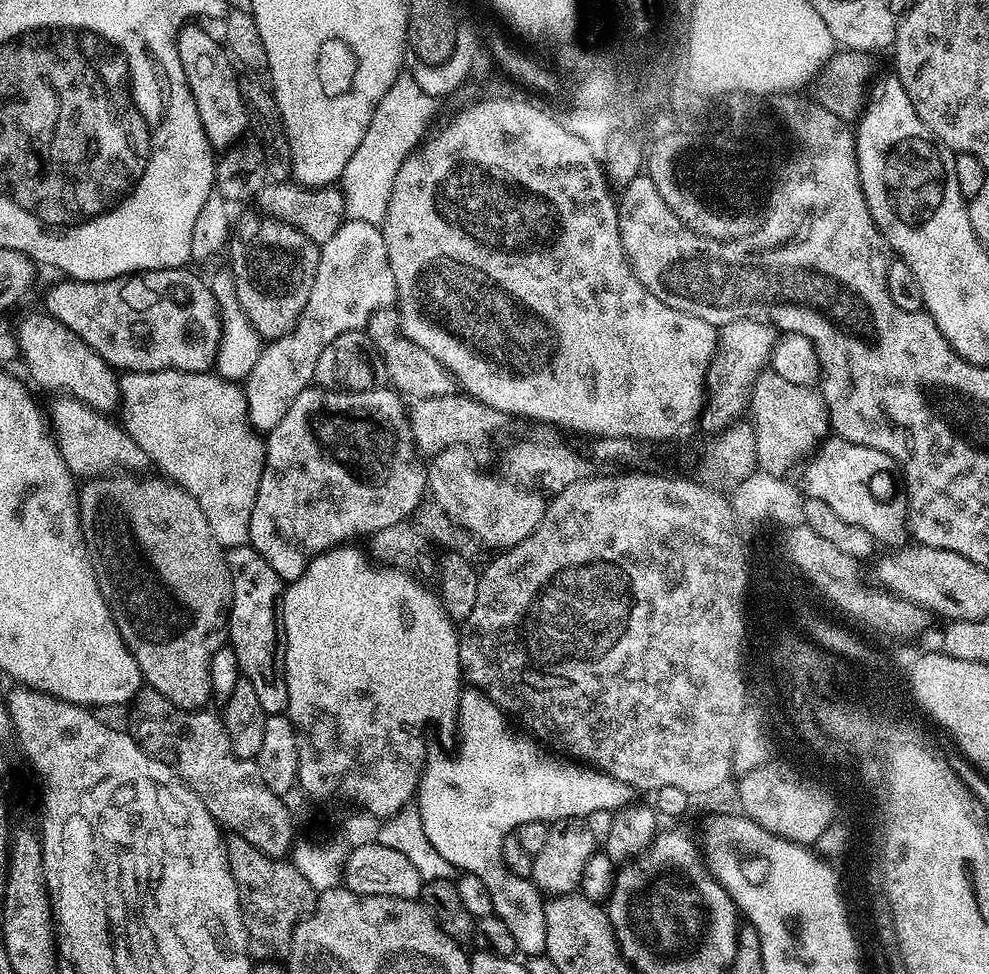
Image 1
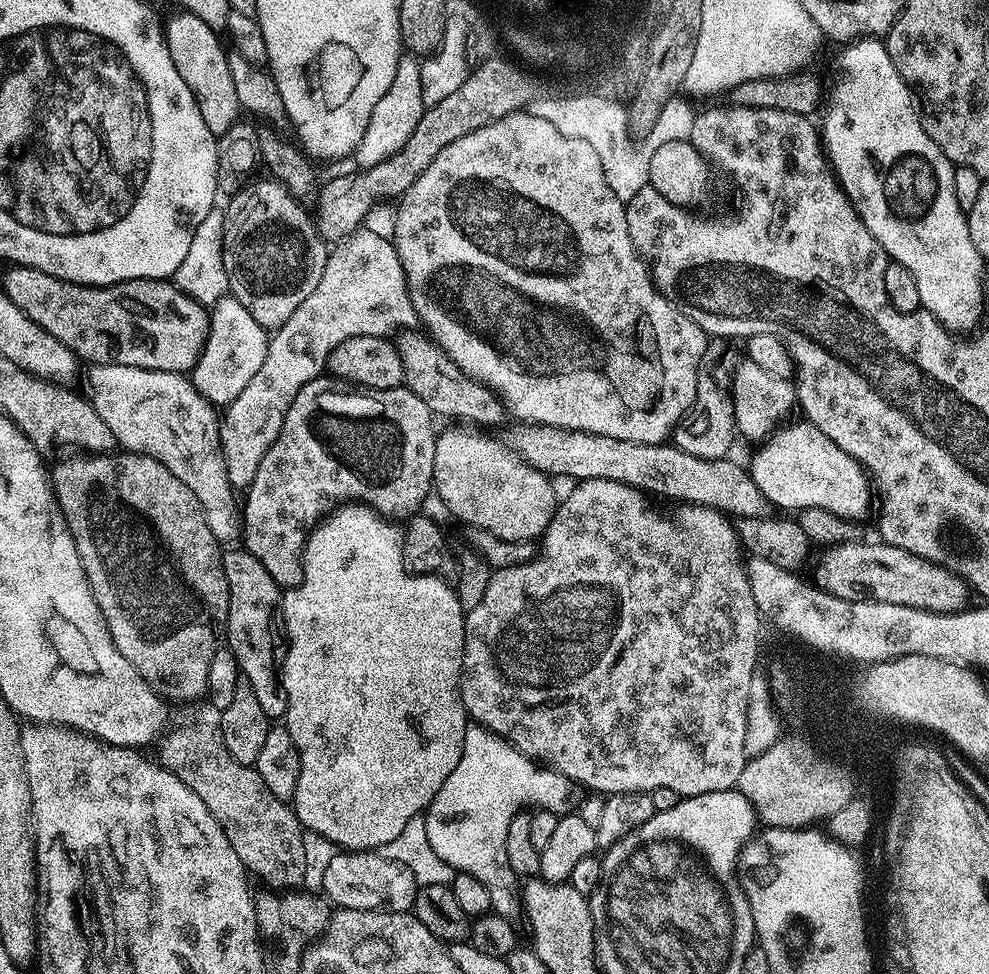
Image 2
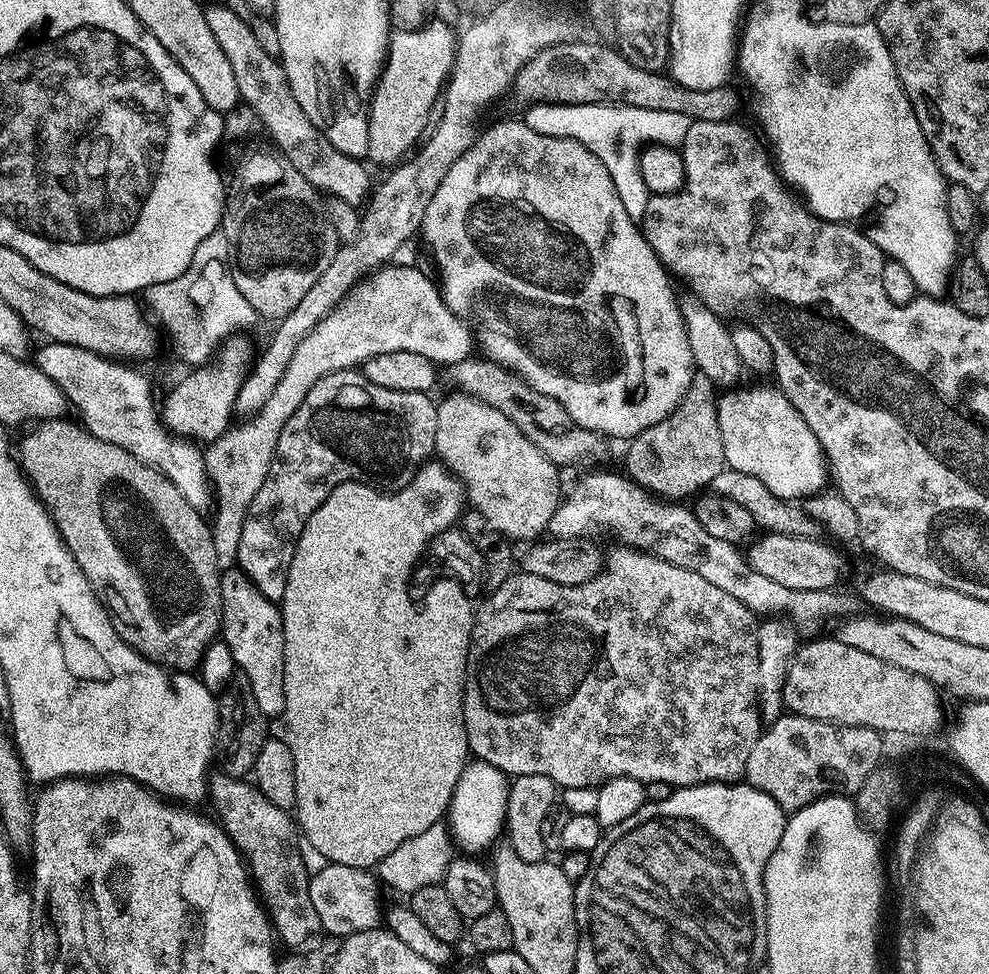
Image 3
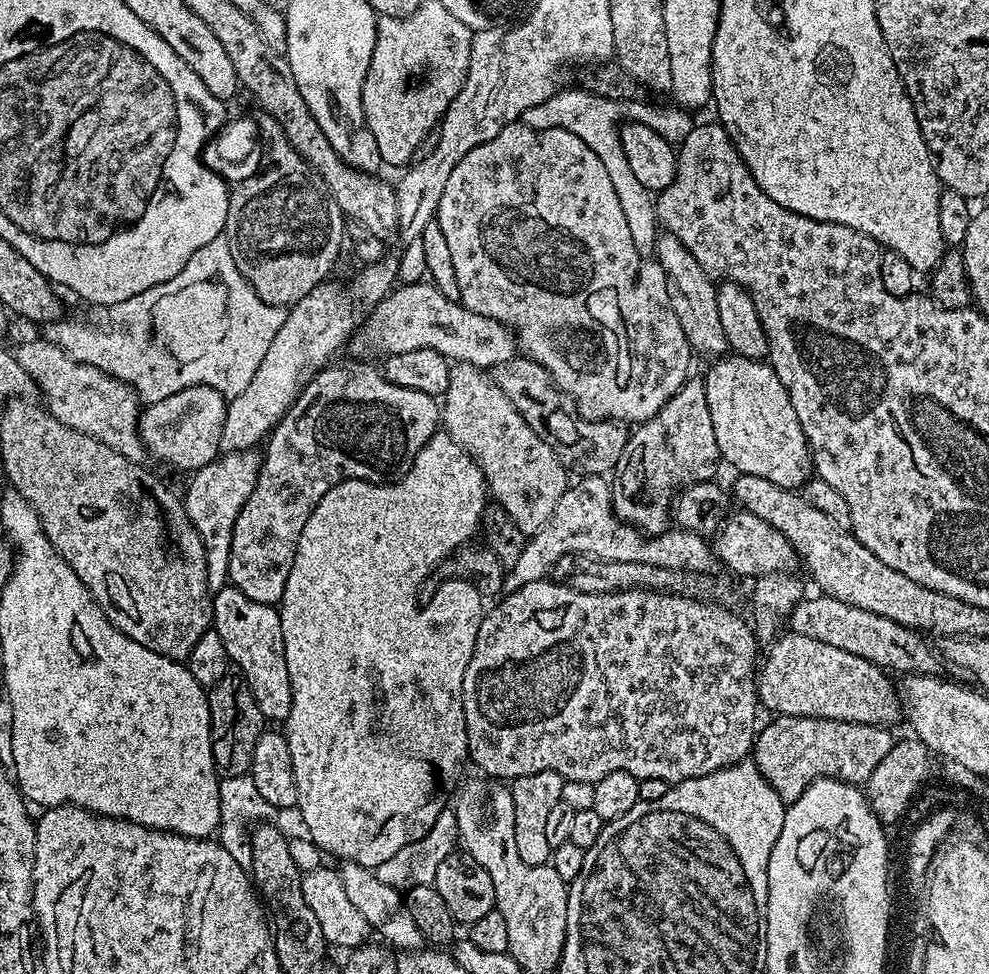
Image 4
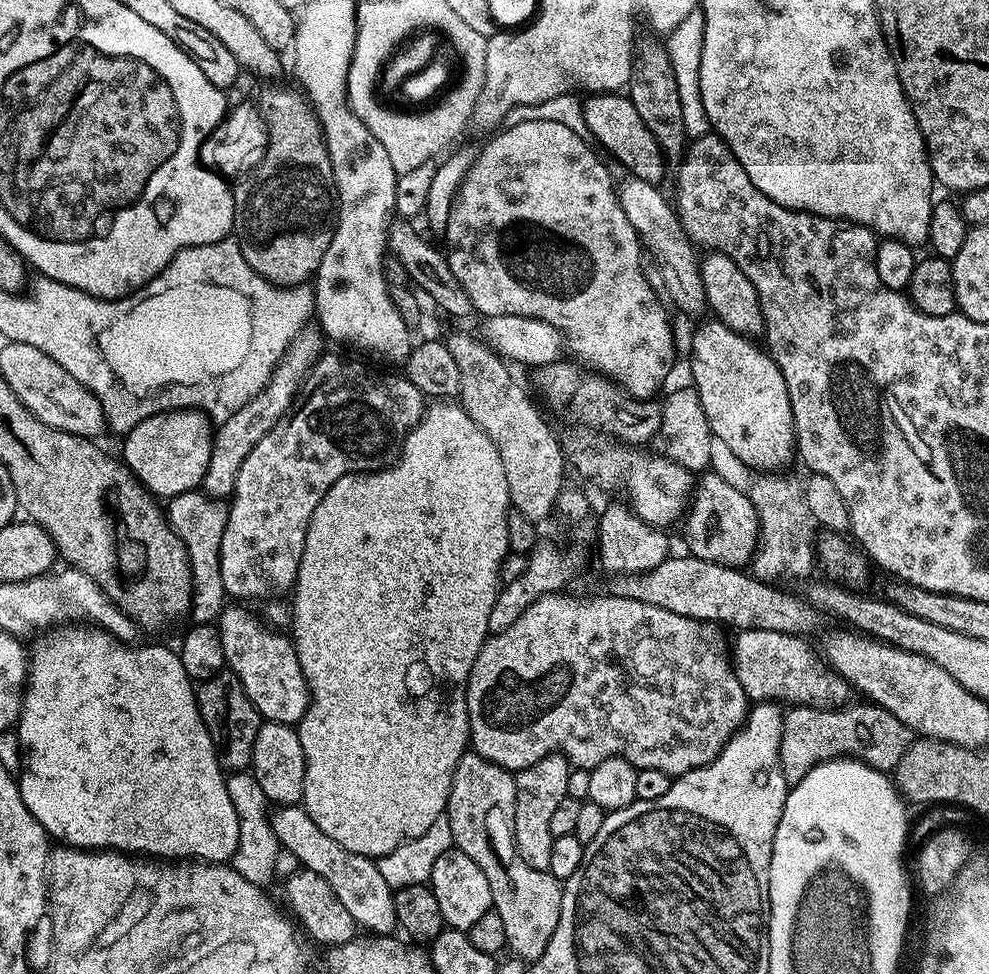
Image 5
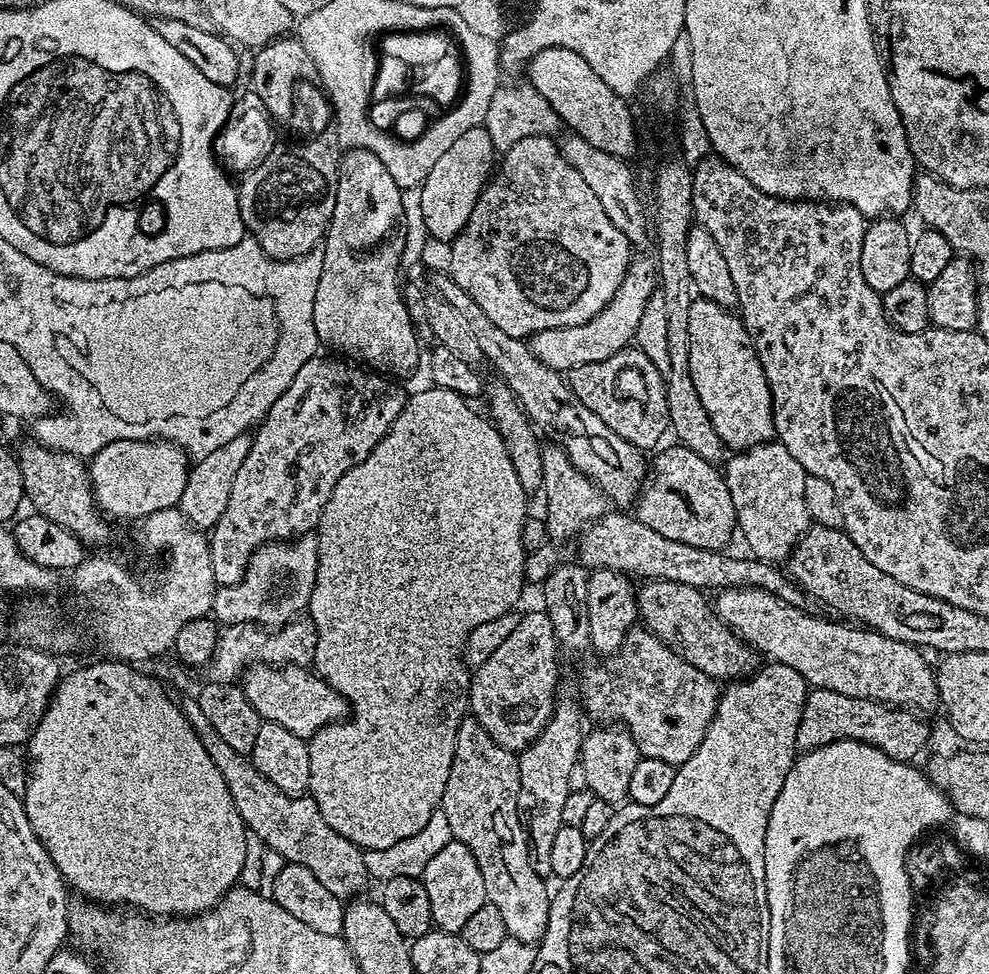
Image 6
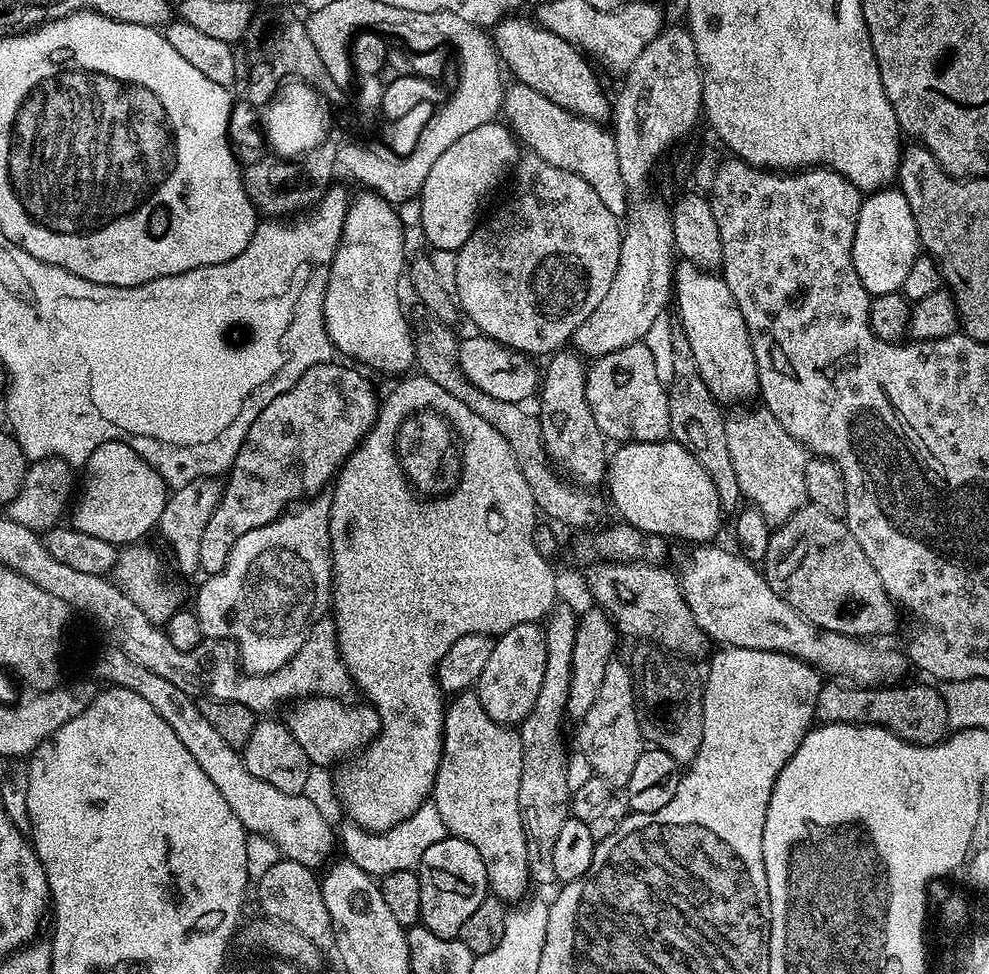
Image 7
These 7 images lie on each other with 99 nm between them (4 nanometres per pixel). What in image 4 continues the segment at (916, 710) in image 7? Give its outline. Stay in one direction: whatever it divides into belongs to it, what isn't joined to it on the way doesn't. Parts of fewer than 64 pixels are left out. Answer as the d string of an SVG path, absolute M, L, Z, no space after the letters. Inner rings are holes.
M777 715L768 725L759 729L755 739L754 763L758 770L774 786L778 798L782 798L785 806L793 804L815 780L843 780L845 784L863 785L873 774L882 758L889 754L894 743L887 727L879 724L855 724L841 720L826 718L810 718L809 716Z

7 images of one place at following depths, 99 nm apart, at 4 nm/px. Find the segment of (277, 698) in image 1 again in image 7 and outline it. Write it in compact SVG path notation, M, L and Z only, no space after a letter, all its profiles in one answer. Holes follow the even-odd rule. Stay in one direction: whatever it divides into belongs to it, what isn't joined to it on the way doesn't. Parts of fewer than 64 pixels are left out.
M309 696L291 705L292 713L286 717L287 726L313 765L332 764L335 760L355 757L380 732L380 716L375 708L344 703L348 702L334 696Z

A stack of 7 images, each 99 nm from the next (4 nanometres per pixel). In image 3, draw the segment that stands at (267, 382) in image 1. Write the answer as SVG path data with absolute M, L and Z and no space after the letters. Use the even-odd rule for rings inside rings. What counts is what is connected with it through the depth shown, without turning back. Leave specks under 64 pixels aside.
M396 263L380 266L365 275L328 315L300 339L290 354L284 373L260 409L249 415L245 424L233 423L227 432L207 445L204 465L214 489L216 512L216 521L213 519L210 527L221 569L236 564L242 522L250 502L254 502L254 494L258 494L262 482L266 482L266 474L276 457L282 426L286 426L290 414L302 406L302 398L306 398L306 394L310 394L312 387L326 378L326 374L334 374L343 368L355 369L374 354L394 350L422 354L422 358L437 366L451 366L473 355L474 340L468 326L444 304L433 277L431 280L416 268Z

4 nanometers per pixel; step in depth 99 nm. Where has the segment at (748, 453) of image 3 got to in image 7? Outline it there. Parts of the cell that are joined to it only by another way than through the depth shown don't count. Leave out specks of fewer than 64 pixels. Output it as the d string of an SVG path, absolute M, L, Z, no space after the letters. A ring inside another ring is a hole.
M680 262L674 268L674 308L680 311L678 323L690 338L690 350L694 350L694 362L702 382L710 394L721 405L740 406L760 391L760 375L756 369L754 350L742 310L730 294L723 275L705 270L687 262Z

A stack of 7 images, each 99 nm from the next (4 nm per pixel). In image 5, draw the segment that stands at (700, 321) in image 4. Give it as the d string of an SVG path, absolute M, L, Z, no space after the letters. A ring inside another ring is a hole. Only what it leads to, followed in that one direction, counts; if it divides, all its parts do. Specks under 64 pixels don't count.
M631 178L625 181L625 184L620 184L618 188L620 206L626 218L630 220L630 226L634 226L634 230L640 235L642 248L654 256L654 262L662 272L667 299L672 299L672 304L678 311L685 312L688 316L703 317L708 299L706 290L702 286L700 260L698 255L696 256L697 249L684 235L669 197L667 200L659 192L661 189L650 182Z

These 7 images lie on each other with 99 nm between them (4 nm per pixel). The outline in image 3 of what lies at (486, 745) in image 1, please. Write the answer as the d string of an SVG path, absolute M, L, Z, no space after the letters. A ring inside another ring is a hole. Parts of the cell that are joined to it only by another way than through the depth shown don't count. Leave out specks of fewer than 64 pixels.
M476 760L464 765L462 774L458 778L458 786L452 795L452 801L448 804L448 811L446 813L446 827L450 836L457 845L460 844L465 853L480 854L483 848L491 849L497 843L496 839L501 839L504 832L504 815L506 814L506 802L508 801L508 786L509 777L504 775L501 768L487 764L485 760Z

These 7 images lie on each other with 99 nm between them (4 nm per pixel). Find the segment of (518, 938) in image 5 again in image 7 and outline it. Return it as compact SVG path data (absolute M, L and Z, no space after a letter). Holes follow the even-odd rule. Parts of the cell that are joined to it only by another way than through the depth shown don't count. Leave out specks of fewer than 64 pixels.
M475 691L461 692L453 700L444 710L444 741L431 803L442 817L445 833L470 842L478 850L486 866L491 895L505 902L523 901L529 895L530 877L518 806L524 757L520 733L515 727L494 722Z

